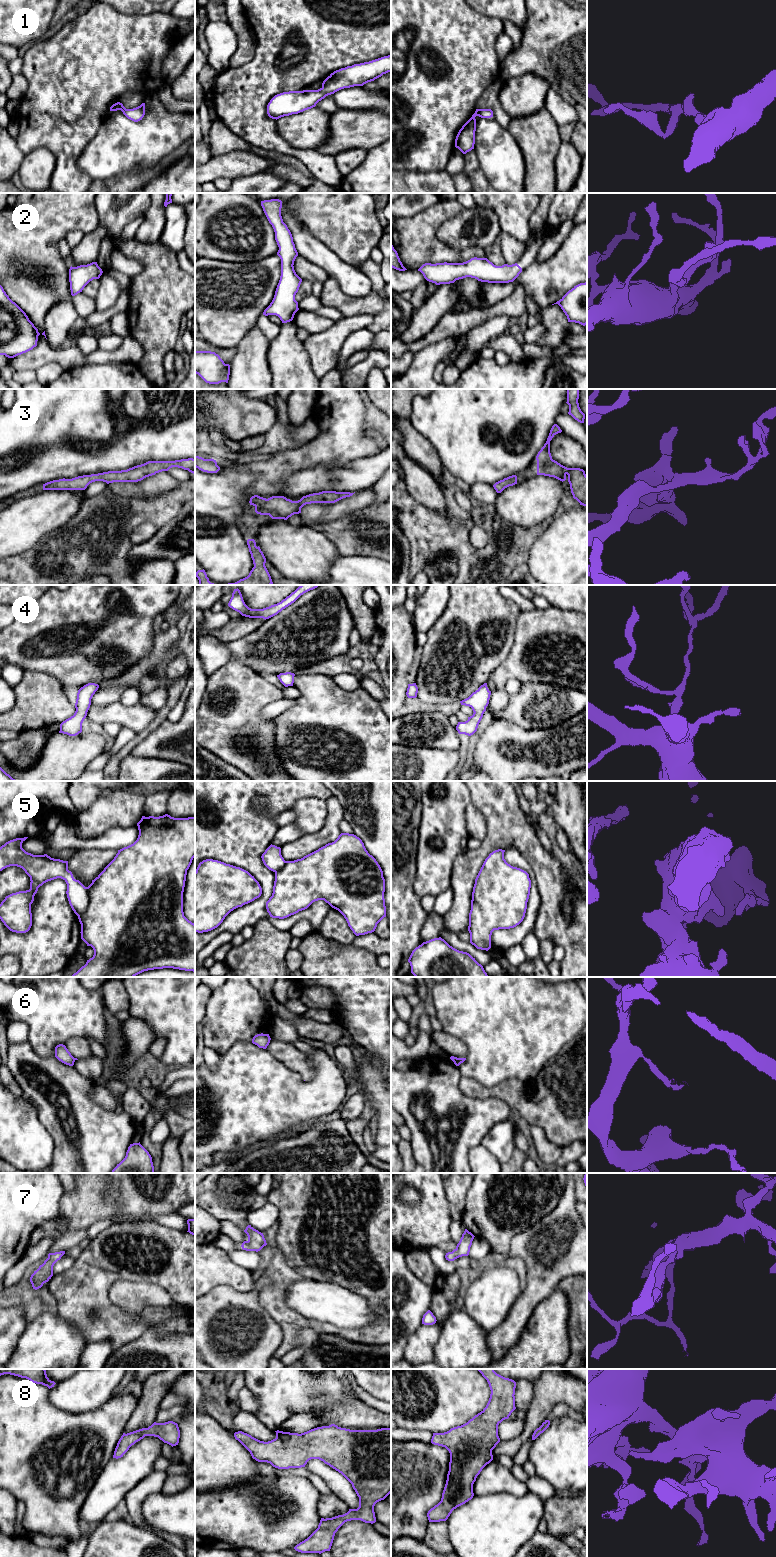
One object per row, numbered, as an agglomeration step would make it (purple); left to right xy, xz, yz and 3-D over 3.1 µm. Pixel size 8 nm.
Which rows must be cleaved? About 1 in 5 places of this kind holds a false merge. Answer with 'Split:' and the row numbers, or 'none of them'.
Split: 6

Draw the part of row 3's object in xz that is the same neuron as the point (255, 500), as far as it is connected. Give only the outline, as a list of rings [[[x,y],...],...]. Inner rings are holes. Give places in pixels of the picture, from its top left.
[[[322,491],[303,496],[298,501],[292,501],[284,496],[272,496],[268,499],[254,495],[250,498],[250,505],[255,507],[255,512],[260,515],[269,515],[272,519],[287,520],[294,514],[301,513],[301,508],[311,503],[335,503],[354,493]],[[354,492],[355,493],[355,492]]]

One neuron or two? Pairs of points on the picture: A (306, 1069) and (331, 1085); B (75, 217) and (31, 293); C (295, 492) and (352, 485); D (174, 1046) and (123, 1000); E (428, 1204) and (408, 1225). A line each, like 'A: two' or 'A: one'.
A: two
B: one
C: one
D: two
E: one

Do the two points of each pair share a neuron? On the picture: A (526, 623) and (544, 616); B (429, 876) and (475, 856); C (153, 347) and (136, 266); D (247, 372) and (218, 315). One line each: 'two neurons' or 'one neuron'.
A: one neuron
B: two neurons
C: two neurons
D: two neurons

